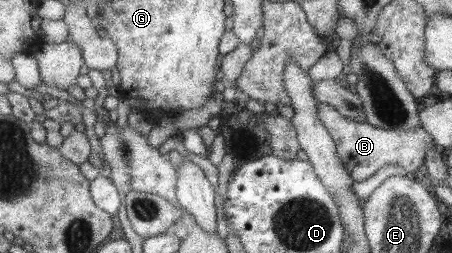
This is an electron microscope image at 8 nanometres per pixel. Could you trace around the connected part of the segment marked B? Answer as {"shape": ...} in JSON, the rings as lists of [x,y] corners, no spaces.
{"shape":[[[319,101],[315,102],[317,102],[317,114],[319,114],[321,124],[328,127],[328,131],[332,134],[337,150],[339,150],[340,158],[345,164],[346,170],[352,175],[354,182],[363,182],[373,177],[373,174],[376,174],[379,170],[383,170],[385,166],[392,166],[393,164],[405,168],[410,176],[426,164],[427,150],[433,148],[436,144],[435,139],[429,134],[429,131],[425,130],[425,127],[409,130],[385,130],[369,123],[357,122],[357,120],[347,118],[329,104],[320,103]]]}

